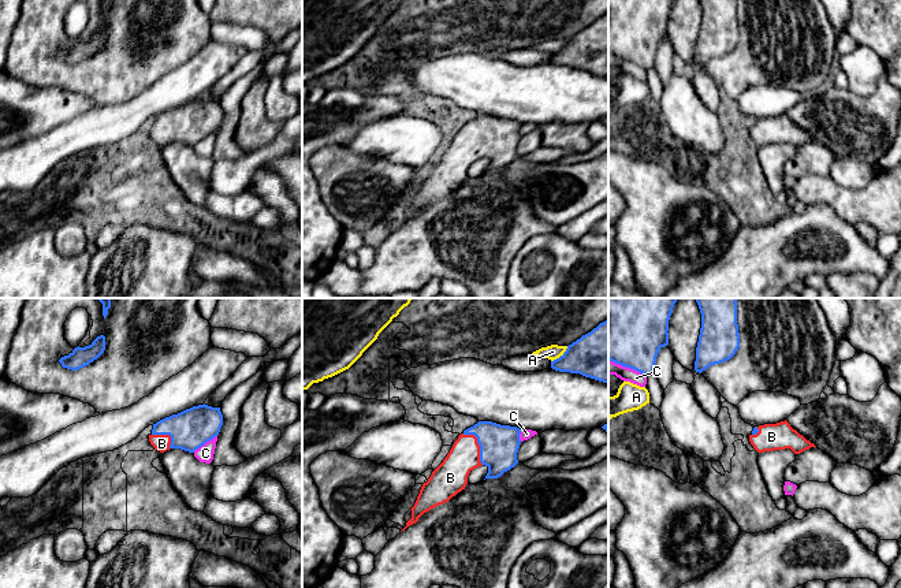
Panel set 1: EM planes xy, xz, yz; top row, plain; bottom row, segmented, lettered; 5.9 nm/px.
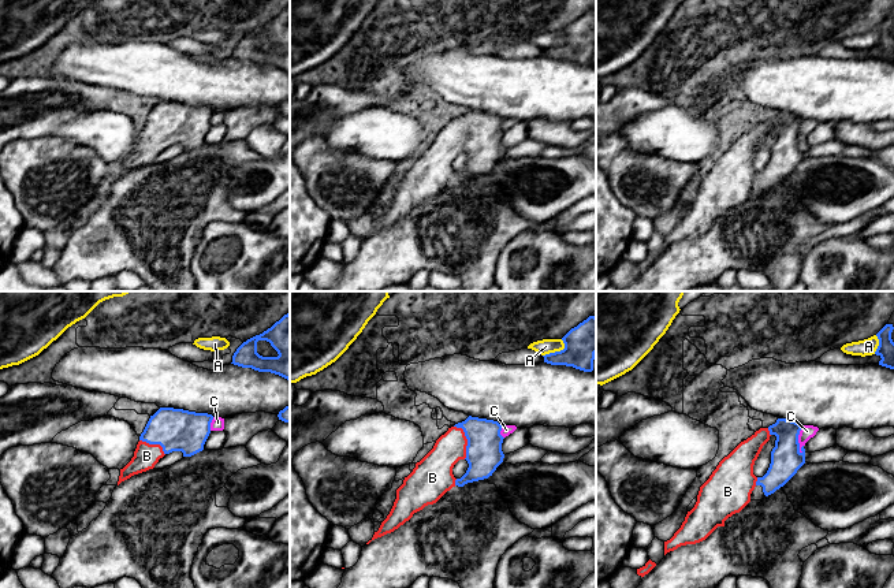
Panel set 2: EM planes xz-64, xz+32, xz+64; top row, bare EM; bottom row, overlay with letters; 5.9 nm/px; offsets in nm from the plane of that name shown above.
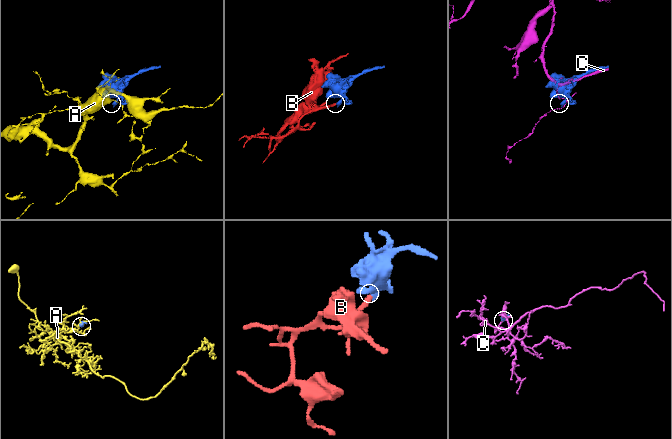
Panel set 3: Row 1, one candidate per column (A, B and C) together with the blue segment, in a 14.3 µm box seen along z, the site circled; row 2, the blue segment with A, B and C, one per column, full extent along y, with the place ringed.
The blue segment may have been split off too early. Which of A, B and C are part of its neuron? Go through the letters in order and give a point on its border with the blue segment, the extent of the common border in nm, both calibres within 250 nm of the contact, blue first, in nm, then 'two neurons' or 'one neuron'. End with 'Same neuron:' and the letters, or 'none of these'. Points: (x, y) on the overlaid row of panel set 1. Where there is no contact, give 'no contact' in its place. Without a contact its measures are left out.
A: contact xz (561, 356); length 140 nm; calibres 300 and 90 nm; two neurons
B: contact xz (479, 445); length 220 nm; calibres 220 and 190 nm; one neuron
C: contact xy (204, 443); length 170 nm; calibres 240 and 100 nm; two neurons
Same neuron: B

